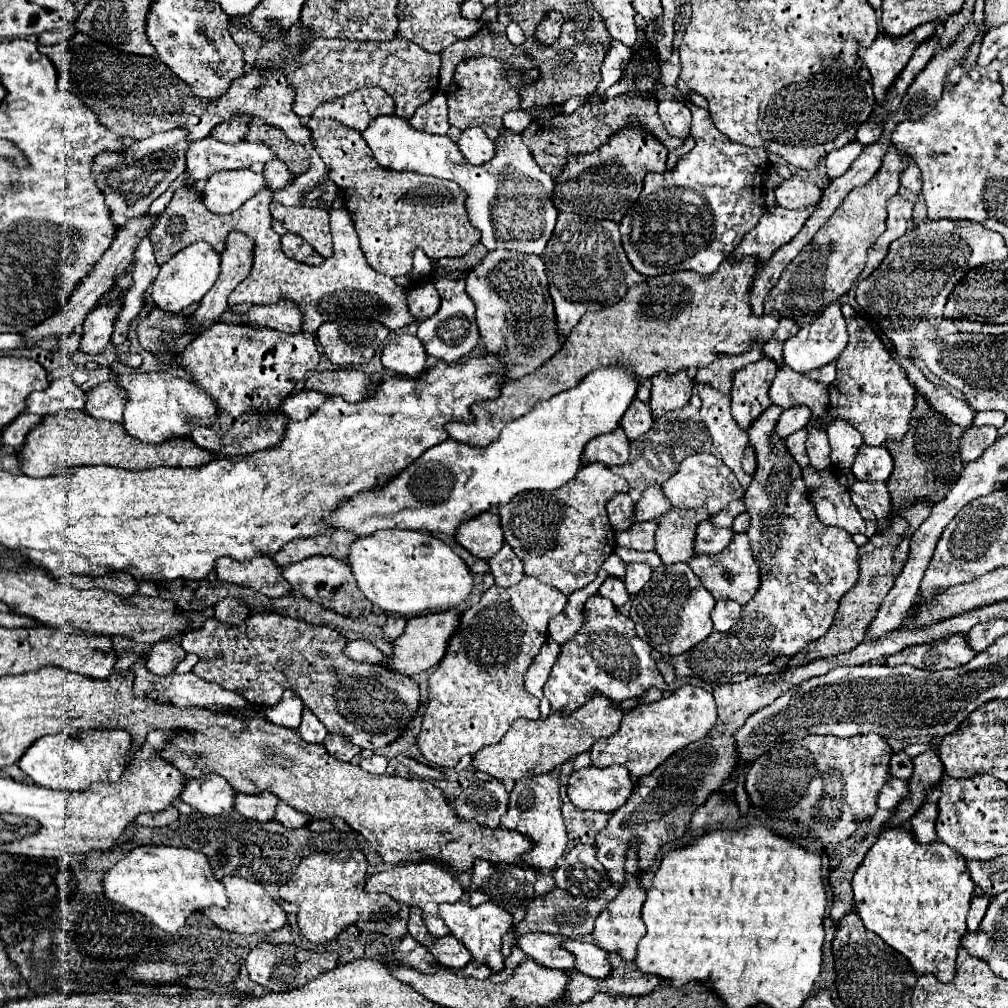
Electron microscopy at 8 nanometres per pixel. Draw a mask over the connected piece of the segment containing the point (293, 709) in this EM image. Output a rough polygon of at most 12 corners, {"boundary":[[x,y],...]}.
{"boundary":[[290,690],[262,714],[284,728],[298,728],[302,700]]}

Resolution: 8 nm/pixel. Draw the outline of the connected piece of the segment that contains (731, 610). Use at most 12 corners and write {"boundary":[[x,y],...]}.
{"boundary":[[736,600],[716,602],[712,610],[714,630],[726,632],[740,616]]}

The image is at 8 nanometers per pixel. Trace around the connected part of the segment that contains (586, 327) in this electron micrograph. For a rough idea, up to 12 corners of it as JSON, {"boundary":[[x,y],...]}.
{"boundary":[[726,258],[632,286],[586,312],[562,350],[450,440],[486,448],[506,422],[626,364],[648,378],[774,336],[750,312],[758,262]]}

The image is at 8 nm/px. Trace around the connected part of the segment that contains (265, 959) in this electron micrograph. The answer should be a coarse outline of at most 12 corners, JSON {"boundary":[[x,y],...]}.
{"boundary":[[260,942],[250,980],[272,992],[294,990],[338,966],[338,952]]}

